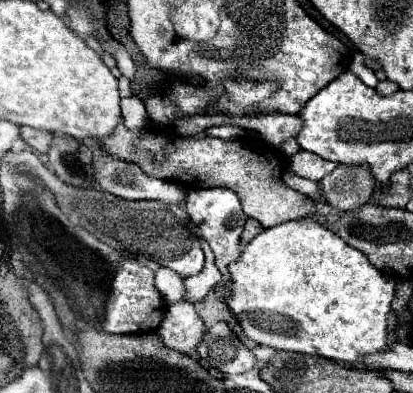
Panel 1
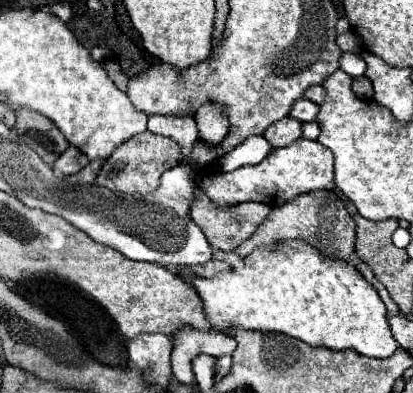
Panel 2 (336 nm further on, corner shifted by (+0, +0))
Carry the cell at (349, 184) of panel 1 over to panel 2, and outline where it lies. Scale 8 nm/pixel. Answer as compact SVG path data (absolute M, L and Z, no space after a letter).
M314 190L308 194L300 194L282 206L274 206L272 212L268 214L268 218L258 226L258 230L236 248L236 254L240 258L244 258L254 248L270 244L270 240L274 240L274 242L304 240L310 246L314 246L320 254L324 254L326 258L348 260L350 254L354 252L356 232L354 232L354 220L350 220L350 214L348 214L344 202L328 190Z

